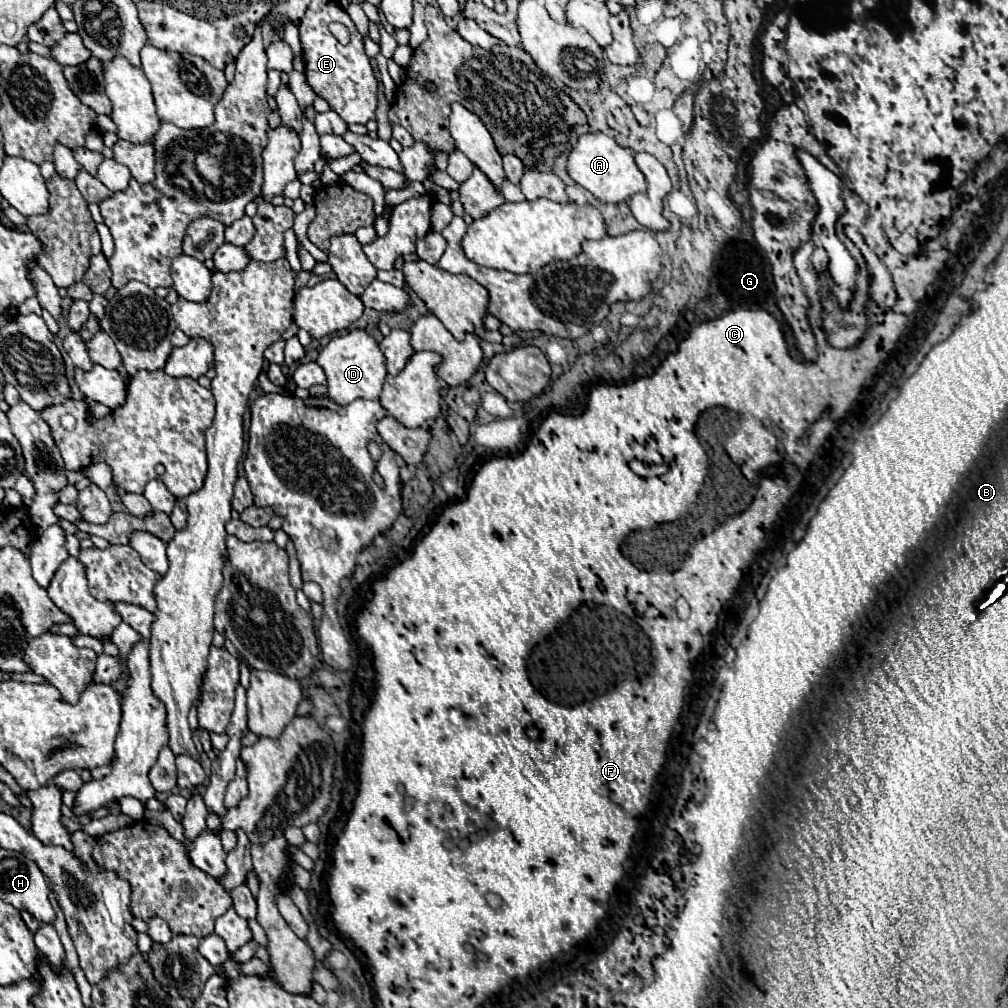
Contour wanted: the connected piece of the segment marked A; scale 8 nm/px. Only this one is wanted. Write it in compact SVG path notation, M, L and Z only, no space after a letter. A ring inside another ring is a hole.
M603 132L583 134L579 138L577 146L569 152L567 170L569 170L569 176L577 184L587 188L595 198L609 202L609 204L619 204L623 200L629 200L633 194L647 190L647 180L635 164L633 150L619 146L611 136Z

